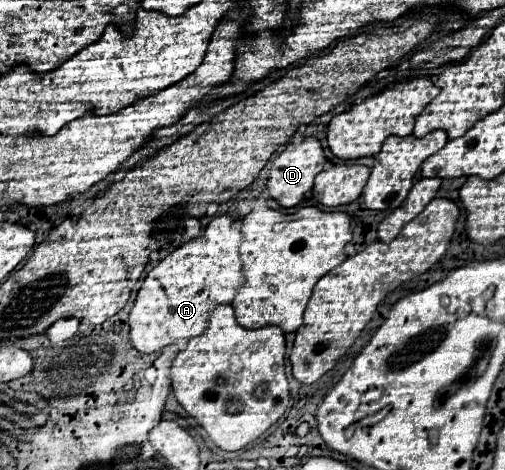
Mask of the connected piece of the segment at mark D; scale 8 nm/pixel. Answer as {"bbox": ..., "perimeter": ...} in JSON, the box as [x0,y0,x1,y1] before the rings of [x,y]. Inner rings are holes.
{"bbox":[267,137,325,207],"perimeter":[[[303,137],[301,143],[291,143],[285,147],[285,151],[273,161],[269,169],[267,179],[267,191],[269,195],[281,205],[281,207],[295,207],[303,201],[305,193],[313,189],[313,179],[317,173],[321,173],[325,167],[325,155],[321,149],[321,143],[315,137]]]}

